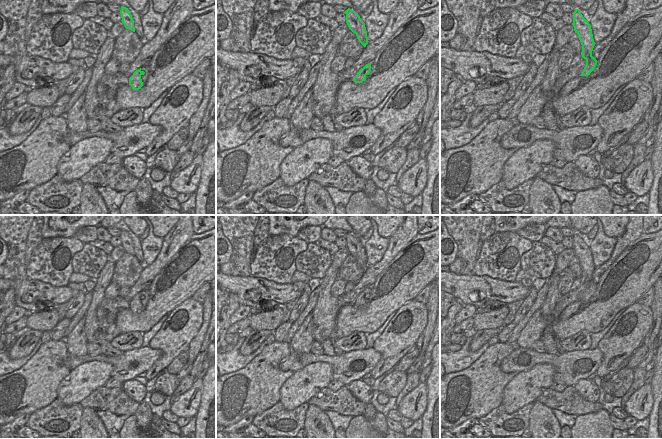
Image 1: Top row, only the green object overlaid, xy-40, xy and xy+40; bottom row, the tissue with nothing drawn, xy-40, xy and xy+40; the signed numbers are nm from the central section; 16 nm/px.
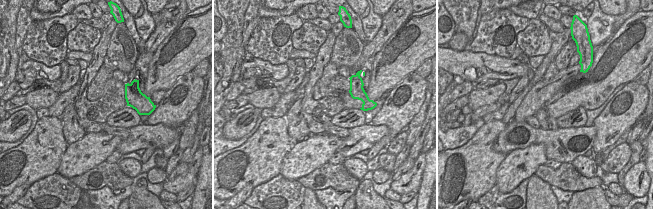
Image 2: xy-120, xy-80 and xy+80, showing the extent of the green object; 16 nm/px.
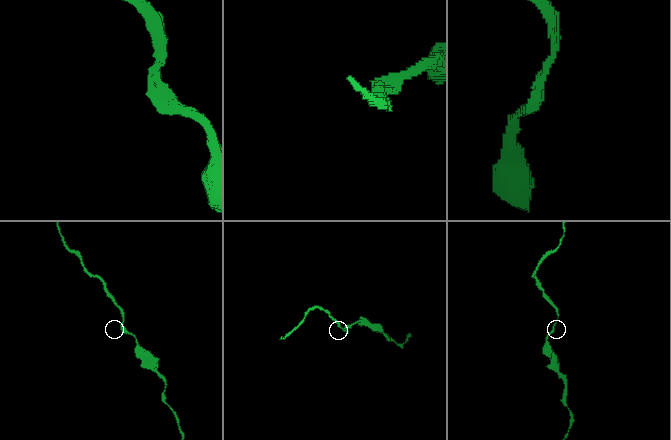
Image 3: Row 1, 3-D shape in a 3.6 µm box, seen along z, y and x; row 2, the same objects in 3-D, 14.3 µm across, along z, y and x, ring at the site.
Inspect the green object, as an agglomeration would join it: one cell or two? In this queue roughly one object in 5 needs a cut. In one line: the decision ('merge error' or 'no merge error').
no merge error

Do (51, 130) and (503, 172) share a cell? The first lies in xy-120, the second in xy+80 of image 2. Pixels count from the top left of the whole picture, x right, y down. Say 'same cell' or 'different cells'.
different cells

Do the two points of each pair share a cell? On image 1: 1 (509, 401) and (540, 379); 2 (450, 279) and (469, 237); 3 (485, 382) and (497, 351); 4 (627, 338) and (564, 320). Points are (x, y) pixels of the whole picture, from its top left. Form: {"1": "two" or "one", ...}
{"1": "one", "2": "two", "3": "one", "4": "two"}

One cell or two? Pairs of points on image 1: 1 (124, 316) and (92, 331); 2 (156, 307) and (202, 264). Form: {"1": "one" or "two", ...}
{"1": "two", "2": "one"}

